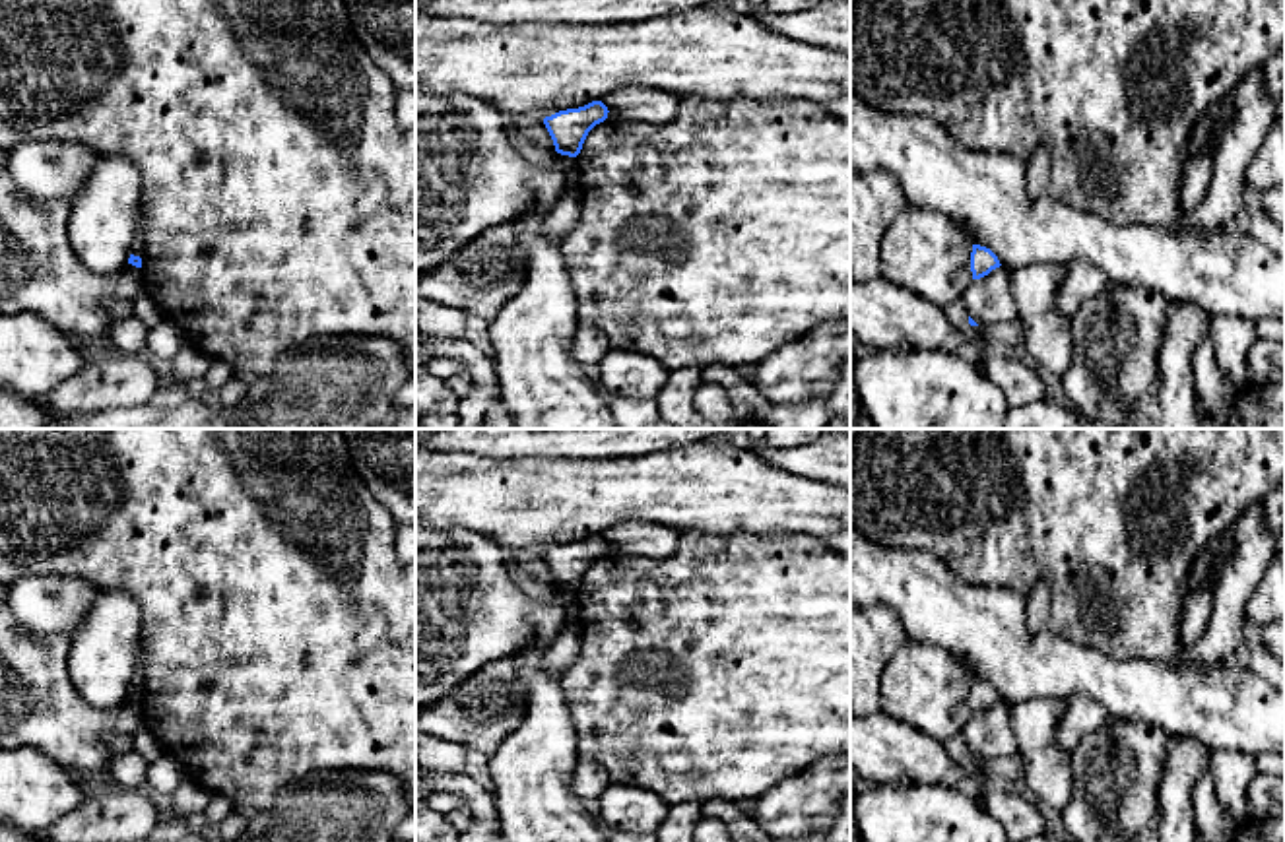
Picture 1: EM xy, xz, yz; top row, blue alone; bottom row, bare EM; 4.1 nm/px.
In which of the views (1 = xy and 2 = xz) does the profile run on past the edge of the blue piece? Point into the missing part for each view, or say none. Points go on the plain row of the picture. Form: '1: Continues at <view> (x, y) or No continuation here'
1: No continuation here
2: No continuation here

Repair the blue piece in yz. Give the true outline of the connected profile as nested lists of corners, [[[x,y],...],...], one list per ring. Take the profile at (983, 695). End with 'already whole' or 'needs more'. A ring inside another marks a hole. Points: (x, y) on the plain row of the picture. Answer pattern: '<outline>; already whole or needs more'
[[[972,679],[972,687],[971,687],[972,714],[980,714],[1000,700],[1002,698],[1000,698],[998,691],[990,683]]]; already whole

